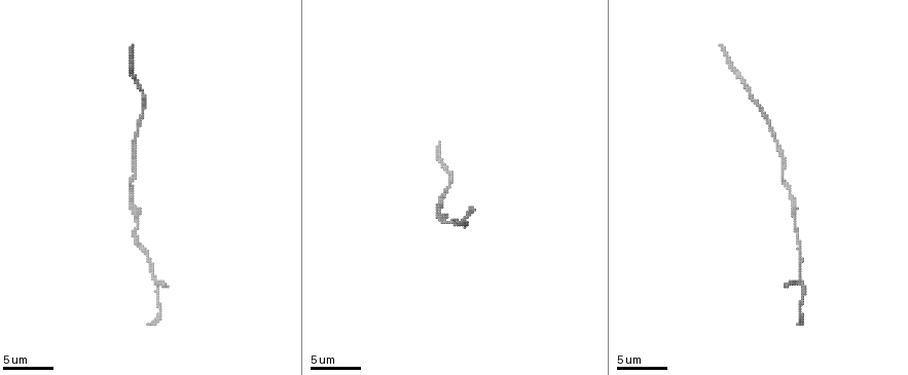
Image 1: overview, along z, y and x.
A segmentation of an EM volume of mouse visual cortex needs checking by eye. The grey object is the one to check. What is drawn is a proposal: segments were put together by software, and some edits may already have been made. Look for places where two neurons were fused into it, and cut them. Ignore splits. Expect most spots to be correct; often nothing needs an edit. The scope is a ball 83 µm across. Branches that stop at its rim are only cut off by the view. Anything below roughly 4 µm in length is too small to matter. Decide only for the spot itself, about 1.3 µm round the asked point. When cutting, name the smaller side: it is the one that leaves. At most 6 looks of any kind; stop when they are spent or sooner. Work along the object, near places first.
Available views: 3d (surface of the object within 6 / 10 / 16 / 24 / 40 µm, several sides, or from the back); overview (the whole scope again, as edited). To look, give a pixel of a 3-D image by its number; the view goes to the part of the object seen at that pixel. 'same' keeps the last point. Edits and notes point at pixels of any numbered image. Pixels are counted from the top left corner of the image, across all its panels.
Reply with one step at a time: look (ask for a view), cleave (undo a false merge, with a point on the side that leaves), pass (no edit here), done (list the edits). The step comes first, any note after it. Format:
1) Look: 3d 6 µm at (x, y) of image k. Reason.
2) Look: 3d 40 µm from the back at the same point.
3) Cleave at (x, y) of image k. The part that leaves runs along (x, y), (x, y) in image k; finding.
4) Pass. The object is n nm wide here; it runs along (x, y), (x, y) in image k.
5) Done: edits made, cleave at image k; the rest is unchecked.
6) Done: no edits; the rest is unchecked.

Look: 3d 6 µm at (148, 256) of image 1. Thin neck.

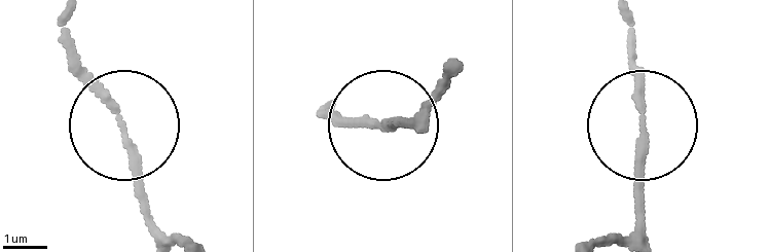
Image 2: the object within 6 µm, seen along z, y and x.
Pass. It runs along (624, 15), (639, 93), (639, 237) in image 2; one neuron here.

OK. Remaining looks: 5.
Look: 3d 10 µm at (796, 216) of image 1. Thick turns thin.

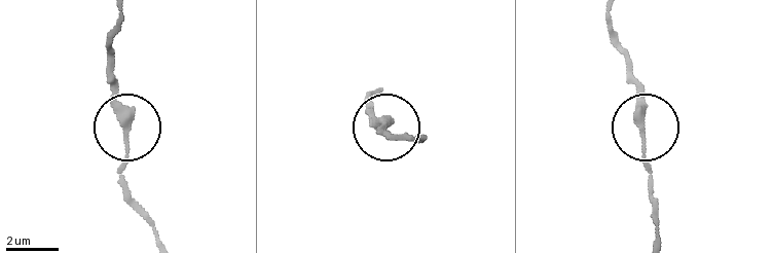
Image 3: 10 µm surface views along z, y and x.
Pass. It runs along (113, 36), (109, 74), (129, 134), (122, 197) in image 3; one neuron here.

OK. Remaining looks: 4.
Look: 3d 16 µm at (783, 167) of image 1. Sudden change in width.

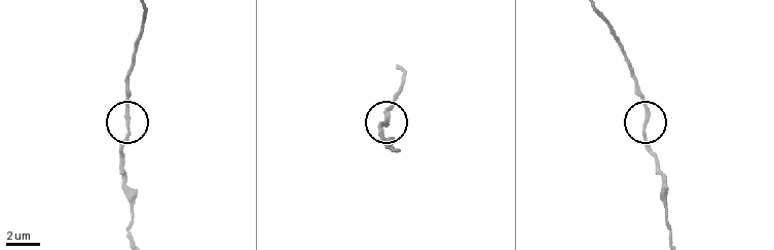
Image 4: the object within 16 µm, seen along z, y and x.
Pass. The object is 190 nm wide here; all the same neuron.

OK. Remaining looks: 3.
Done: no edits; the rest is unchecked.

